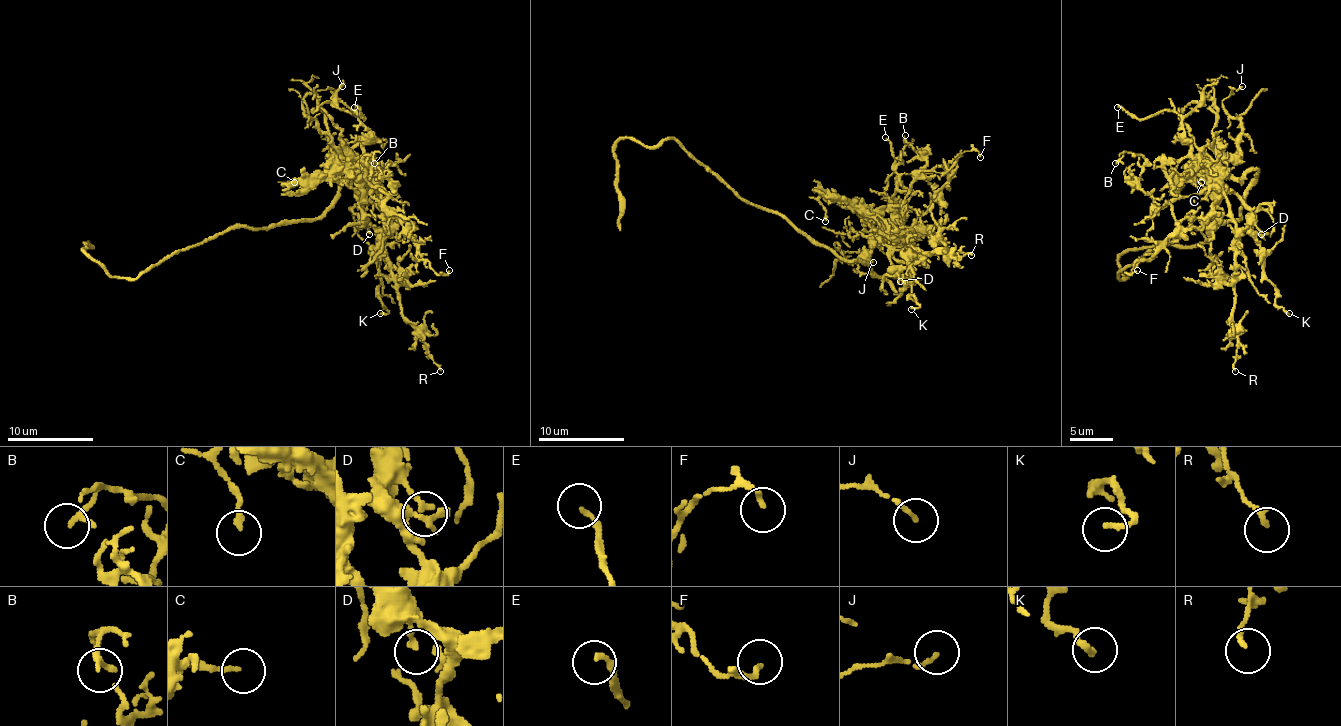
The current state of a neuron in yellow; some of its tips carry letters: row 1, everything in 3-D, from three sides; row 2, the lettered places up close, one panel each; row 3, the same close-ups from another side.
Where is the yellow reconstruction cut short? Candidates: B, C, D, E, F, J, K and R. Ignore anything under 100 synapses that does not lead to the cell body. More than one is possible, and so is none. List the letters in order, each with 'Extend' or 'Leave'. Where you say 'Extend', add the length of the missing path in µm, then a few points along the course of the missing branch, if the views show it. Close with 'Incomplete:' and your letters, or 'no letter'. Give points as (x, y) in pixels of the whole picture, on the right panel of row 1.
B: Leave
C: Leave
D: Leave
E: Leave
F: Leave
J: Leave
K: Leave
R: Leave
Incomplete: no letter

